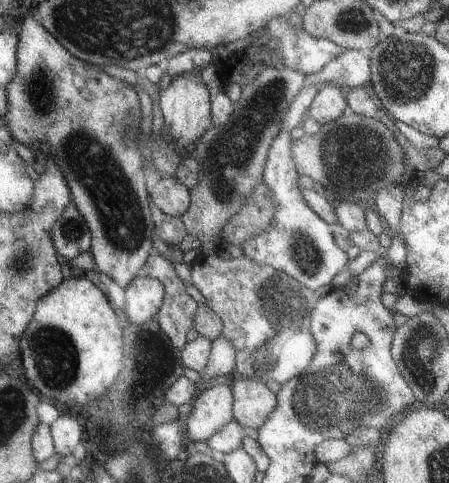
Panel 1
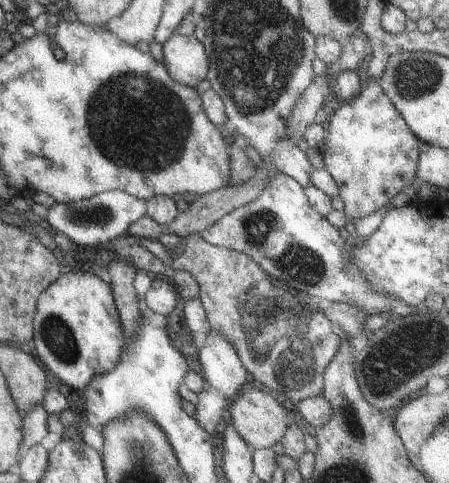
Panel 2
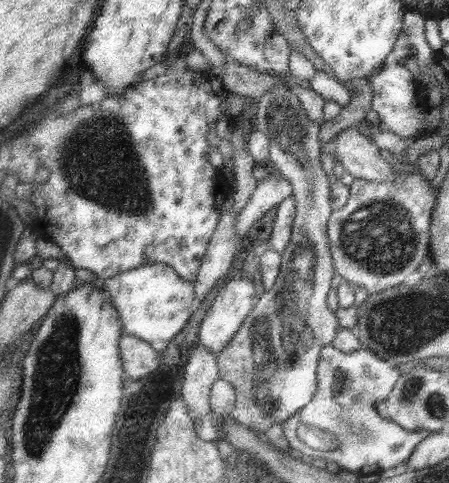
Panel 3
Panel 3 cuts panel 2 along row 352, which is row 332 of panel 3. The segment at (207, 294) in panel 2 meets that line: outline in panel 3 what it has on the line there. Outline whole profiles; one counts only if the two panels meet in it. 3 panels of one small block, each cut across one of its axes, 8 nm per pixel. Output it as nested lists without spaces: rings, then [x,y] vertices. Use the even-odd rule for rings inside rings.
[[[271,88],[257,98],[255,130],[269,136],[267,162],[291,184],[295,220],[289,244],[281,254],[277,282],[255,300],[251,312],[235,332],[235,338],[215,356],[219,380],[231,384],[235,390],[233,410],[223,416],[213,416],[217,442],[223,440],[221,422],[227,416],[265,436],[299,412],[317,390],[319,352],[323,346],[331,344],[339,328],[335,312],[327,308],[327,294],[331,292],[331,278],[335,272],[325,228],[333,210],[329,208],[331,180],[325,176],[319,162],[323,154],[319,124],[305,116],[299,98],[289,88]]]

